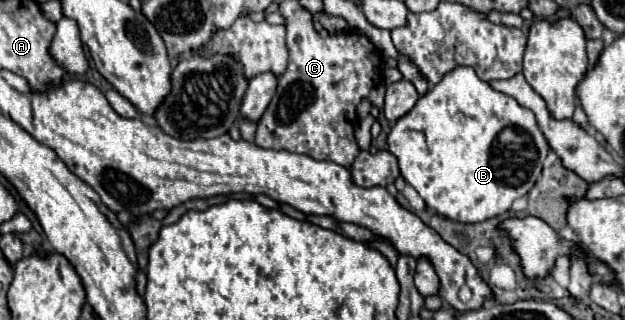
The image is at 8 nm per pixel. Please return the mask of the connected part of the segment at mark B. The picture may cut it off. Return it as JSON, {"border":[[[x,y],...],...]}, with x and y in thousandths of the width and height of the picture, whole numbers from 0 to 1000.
{"border":[[[734,203],[709,234],[709,247],[670,303],[664,334],[626,397],[622,472],[635,491],[648,566],[667,591],[683,647],[734,697],[766,697],[811,666],[824,622],[846,603],[866,547],[878,453],[846,341],[770,253],[754,209]]]}

